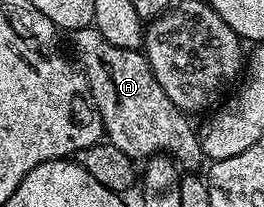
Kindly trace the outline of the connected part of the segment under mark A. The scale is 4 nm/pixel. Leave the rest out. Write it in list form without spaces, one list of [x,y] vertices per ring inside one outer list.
[[[85,31],[78,37],[79,65],[89,81],[89,93],[109,142],[134,159],[171,155],[178,166],[196,170],[193,168],[203,161],[198,130],[193,130],[192,120],[167,99],[167,91],[159,87],[144,52],[113,46],[96,31]]]

